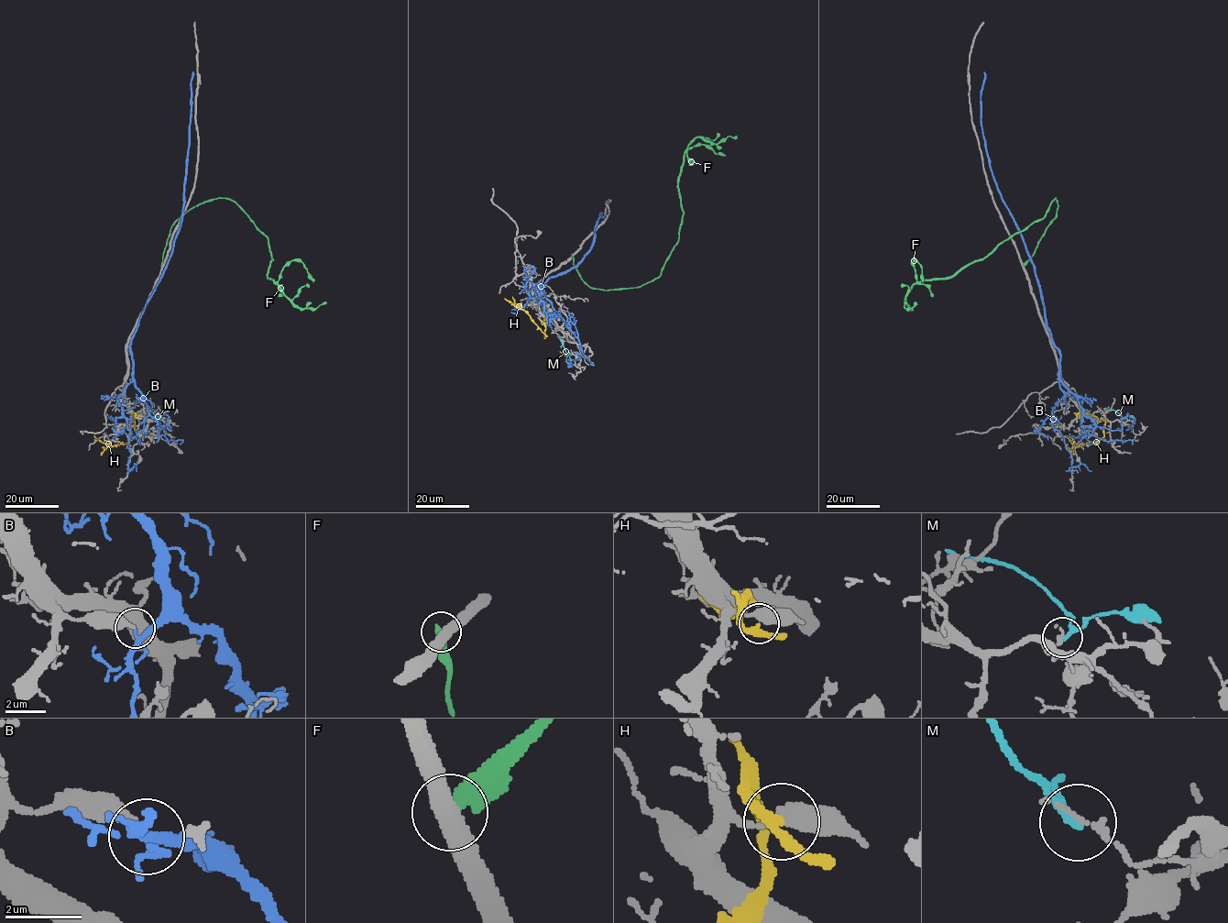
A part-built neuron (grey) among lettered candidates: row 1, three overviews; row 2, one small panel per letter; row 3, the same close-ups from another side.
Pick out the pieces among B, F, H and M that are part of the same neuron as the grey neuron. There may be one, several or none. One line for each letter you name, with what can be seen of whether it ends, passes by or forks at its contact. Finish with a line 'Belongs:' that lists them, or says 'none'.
Belongs: none

